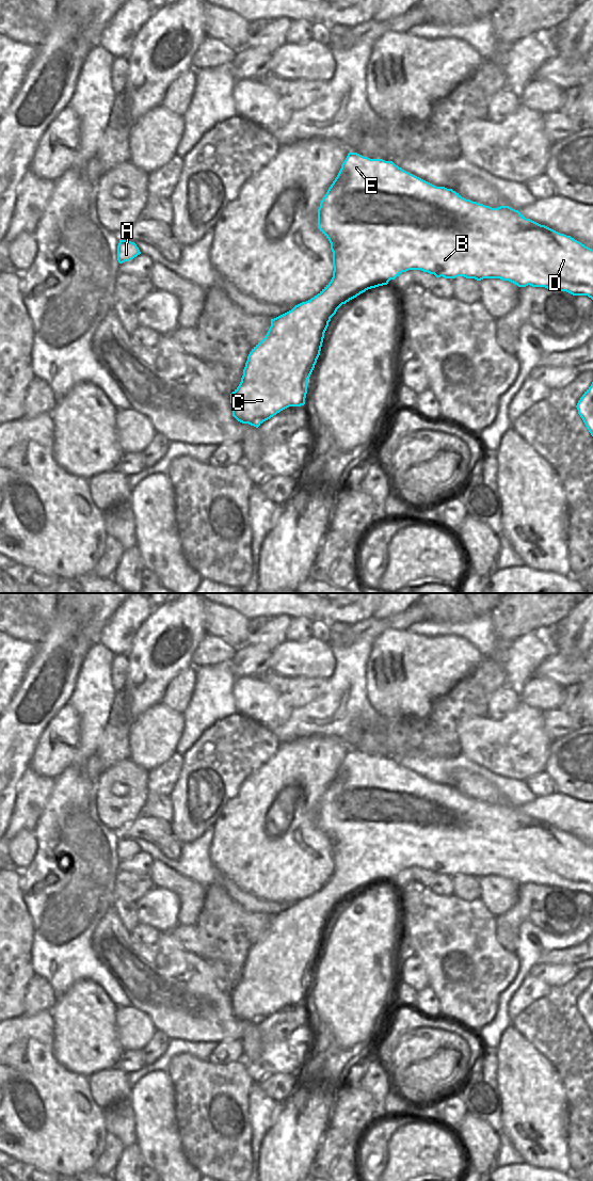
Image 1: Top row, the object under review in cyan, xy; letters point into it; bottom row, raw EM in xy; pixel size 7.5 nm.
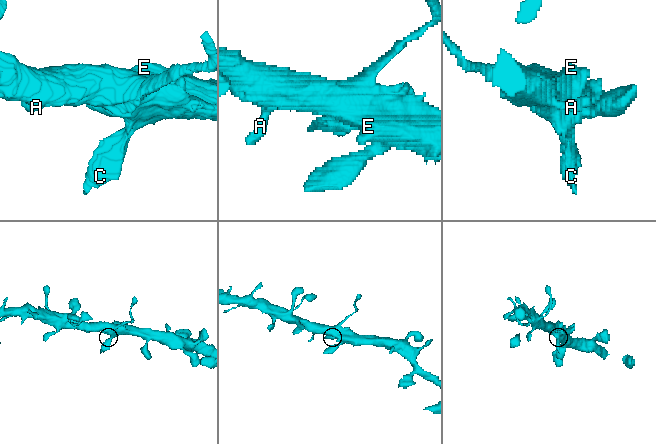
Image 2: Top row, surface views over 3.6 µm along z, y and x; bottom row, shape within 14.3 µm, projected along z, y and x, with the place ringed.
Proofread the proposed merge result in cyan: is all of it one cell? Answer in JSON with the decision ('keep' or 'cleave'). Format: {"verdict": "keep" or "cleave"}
{"verdict": "keep"}

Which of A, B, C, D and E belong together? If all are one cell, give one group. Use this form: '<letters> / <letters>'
A B C D E

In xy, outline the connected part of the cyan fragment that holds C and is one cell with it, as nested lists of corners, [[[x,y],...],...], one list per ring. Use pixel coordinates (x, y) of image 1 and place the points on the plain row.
[[[349,750],[346,757],[341,762],[341,766],[328,785],[326,792],[320,800],[318,807],[318,826],[328,836],[331,847],[333,849],[333,875],[331,879],[314,895],[306,899],[295,903],[291,908],[271,916],[271,924],[267,932],[252,946],[247,954],[243,973],[239,984],[230,991],[230,1001],[233,1003],[233,1014],[242,1021],[249,1021],[258,1025],[263,1019],[270,1017],[281,1008],[289,1004],[301,1004],[305,1002],[307,991],[308,976],[315,965],[317,957],[320,953],[324,930],[328,924],[331,915],[336,911],[337,907],[356,895],[368,887],[387,882],[390,877],[395,877],[402,869],[408,867],[421,867],[430,872],[434,872],[437,876],[455,876],[464,874],[466,876],[475,876],[481,878],[483,876],[500,876],[509,878],[518,884],[545,884],[547,887],[558,887],[566,889],[573,893],[588,893],[593,897],[593,847],[586,844],[581,840],[575,837],[571,833],[560,831],[545,823],[541,823],[530,816],[526,816],[518,808],[509,803],[500,803],[492,805],[470,797],[462,795],[452,786],[445,784],[436,784],[396,763],[392,759],[383,756],[370,756],[357,750]]]

